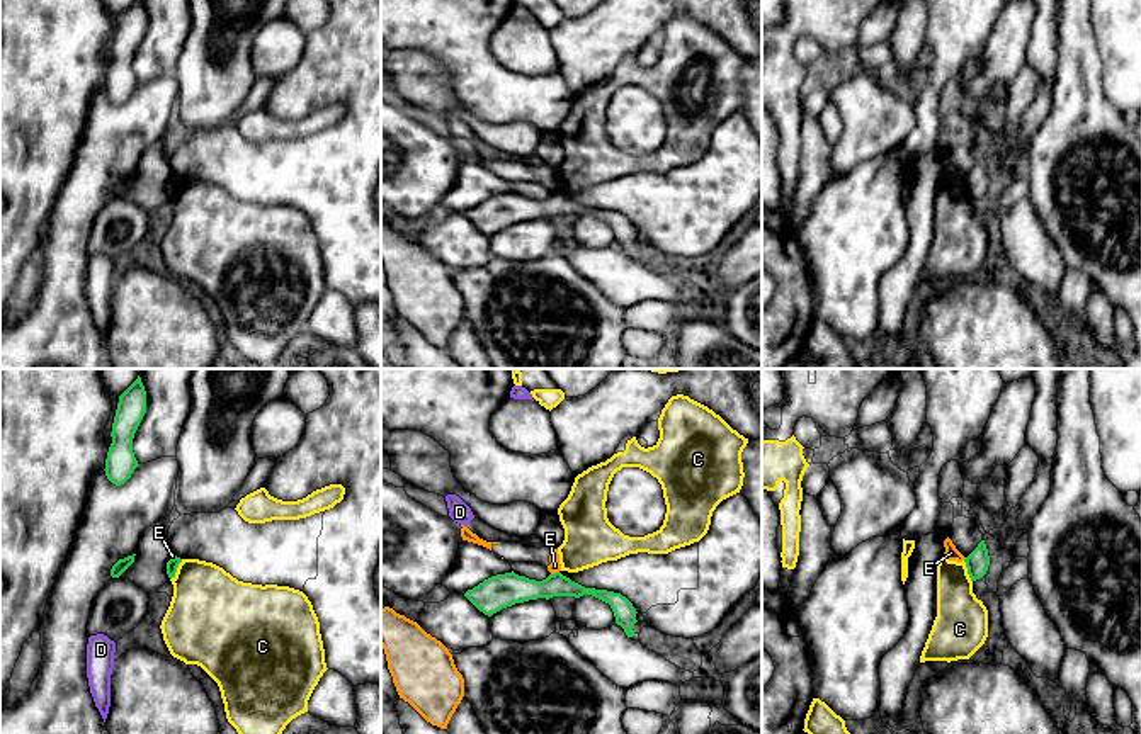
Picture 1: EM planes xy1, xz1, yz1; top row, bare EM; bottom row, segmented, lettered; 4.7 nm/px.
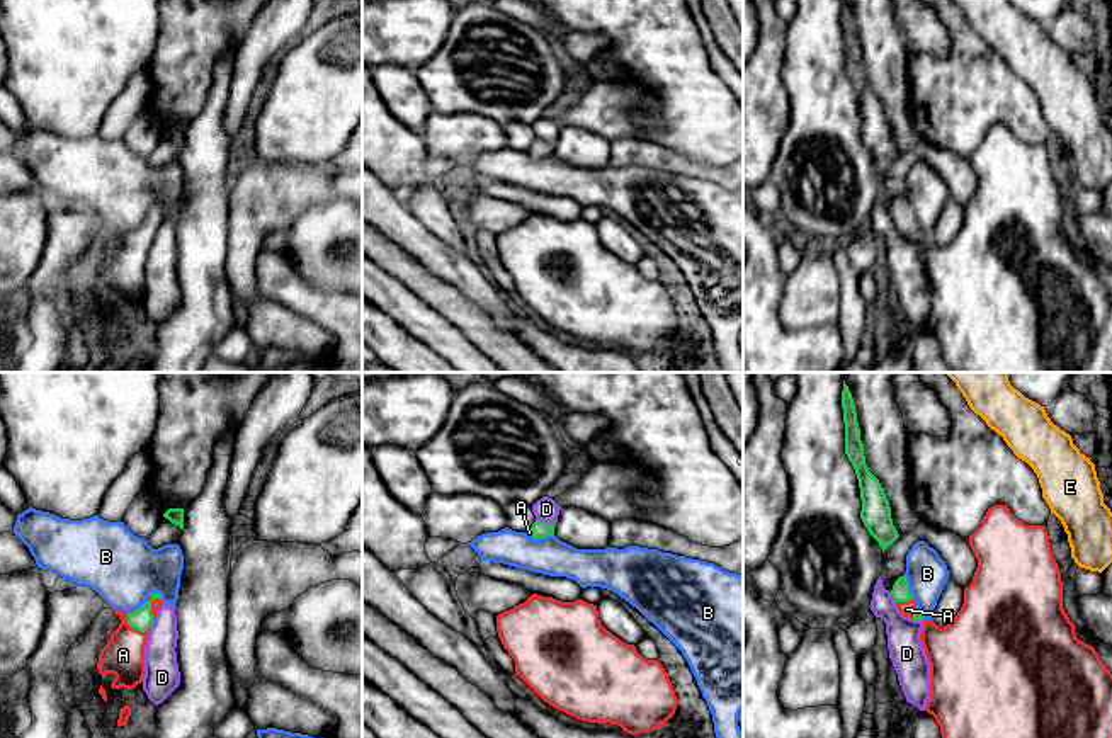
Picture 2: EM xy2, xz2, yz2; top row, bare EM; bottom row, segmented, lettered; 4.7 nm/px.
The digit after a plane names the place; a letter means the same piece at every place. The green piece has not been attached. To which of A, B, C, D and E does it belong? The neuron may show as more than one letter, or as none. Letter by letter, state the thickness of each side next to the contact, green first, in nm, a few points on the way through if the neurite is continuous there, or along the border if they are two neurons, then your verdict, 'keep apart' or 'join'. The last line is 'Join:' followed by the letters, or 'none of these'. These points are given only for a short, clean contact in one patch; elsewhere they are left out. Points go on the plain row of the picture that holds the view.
A: calibres 100 and 200 nm; way xy2 (140, 238), (135, 247), (123, 274); join
B: calibres 90 and 200 nm; border yz2 (903, 194), (913, 216); keep apart
C: calibres 60 and 380 nm; border xy1 (182, 179), (170, 199); keep apart
D: calibres 80 and 110 nm; keep apart
E: calibres 160 and 60 nm; border xz1 (558, 191), (551, 194); keep apart
Join: A

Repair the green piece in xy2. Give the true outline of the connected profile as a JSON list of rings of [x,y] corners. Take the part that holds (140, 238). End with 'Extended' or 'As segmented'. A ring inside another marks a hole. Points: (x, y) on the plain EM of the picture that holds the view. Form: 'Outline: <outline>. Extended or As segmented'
Outline: [[[151,213],[138,230],[124,231],[111,226],[121,243],[100,269],[97,289],[102,298],[107,292],[116,294],[112,308],[134,308],[143,301],[148,250],[162,223],[162,214]]]. Extended

